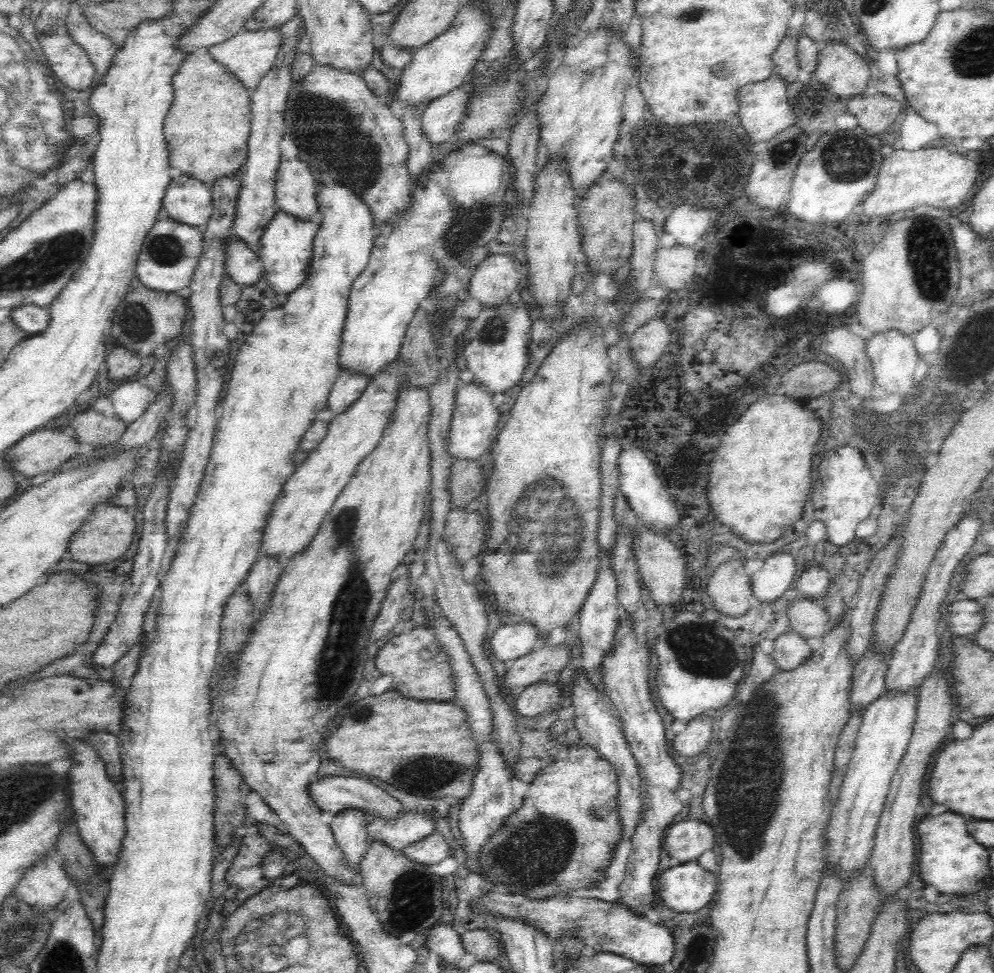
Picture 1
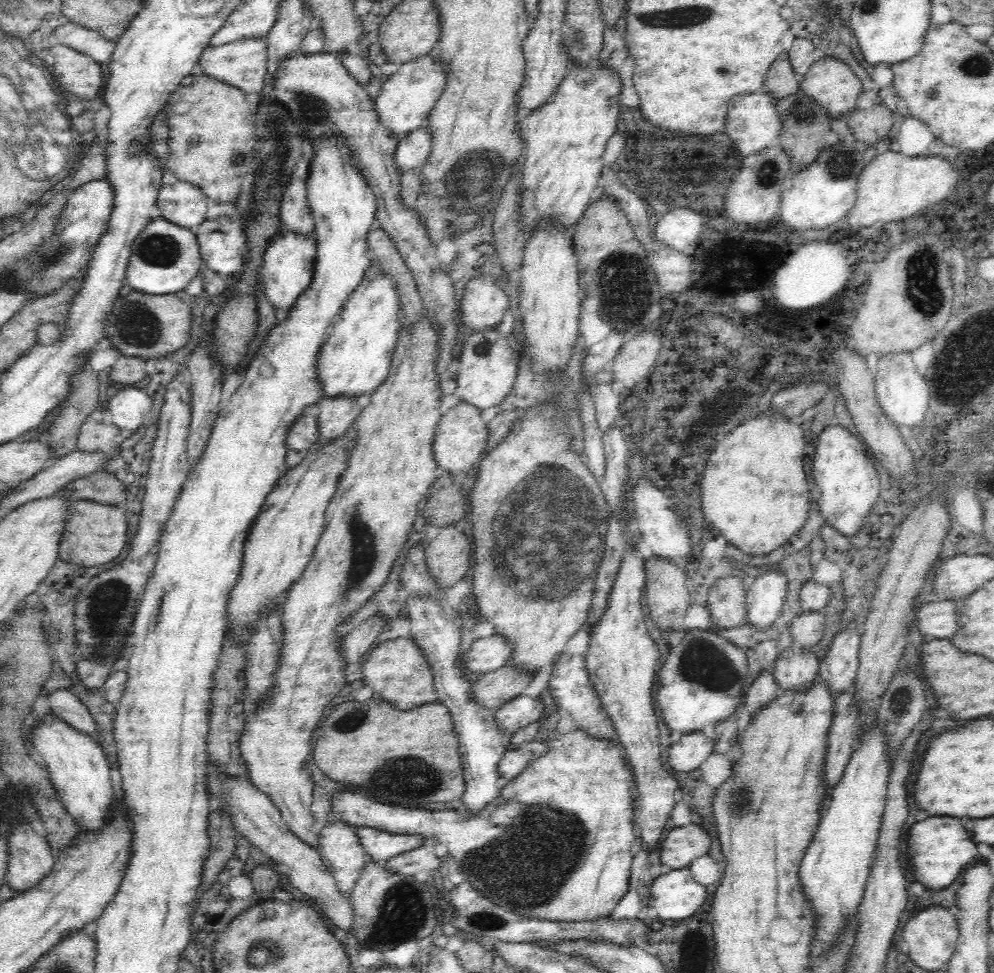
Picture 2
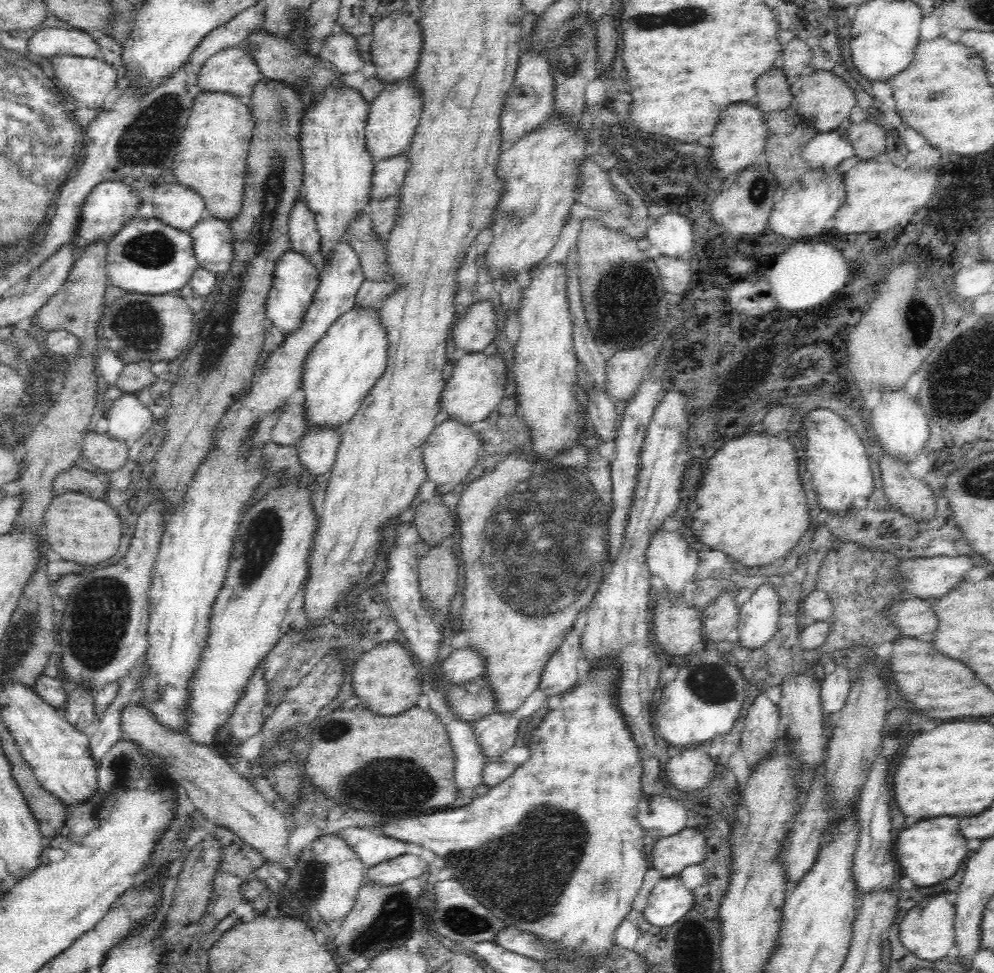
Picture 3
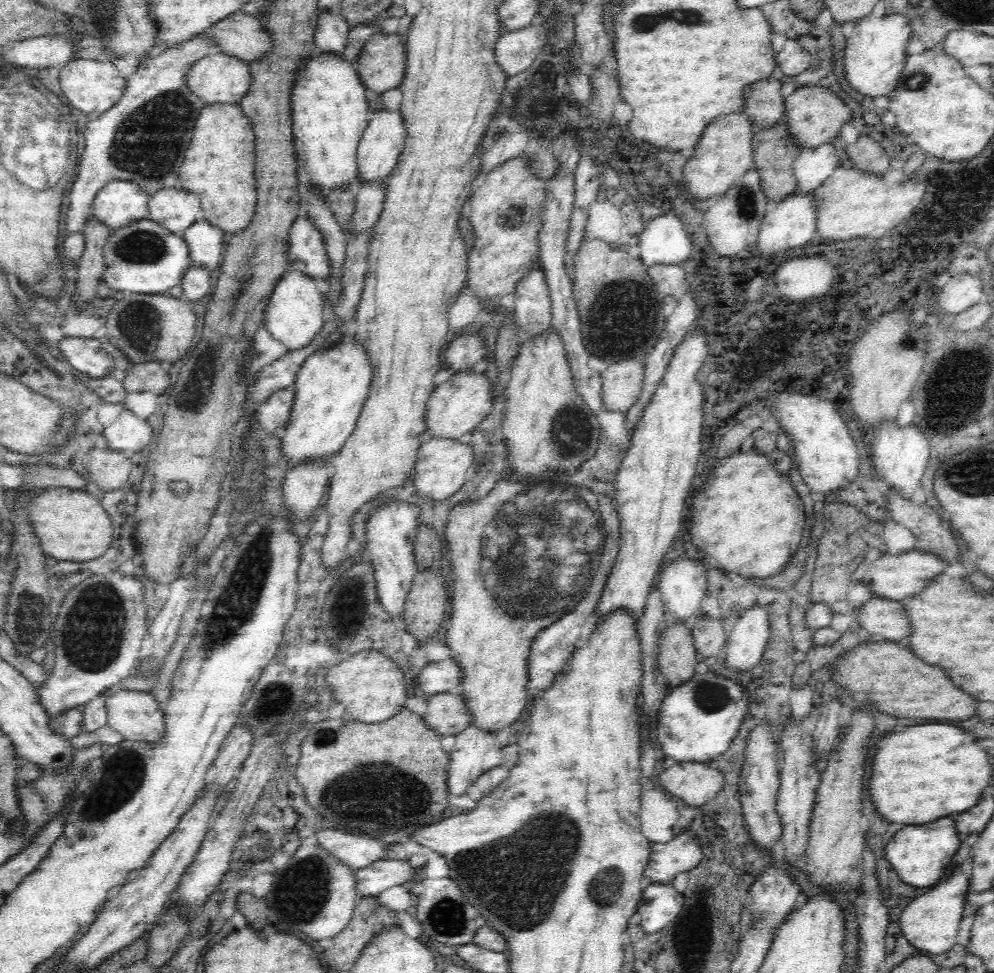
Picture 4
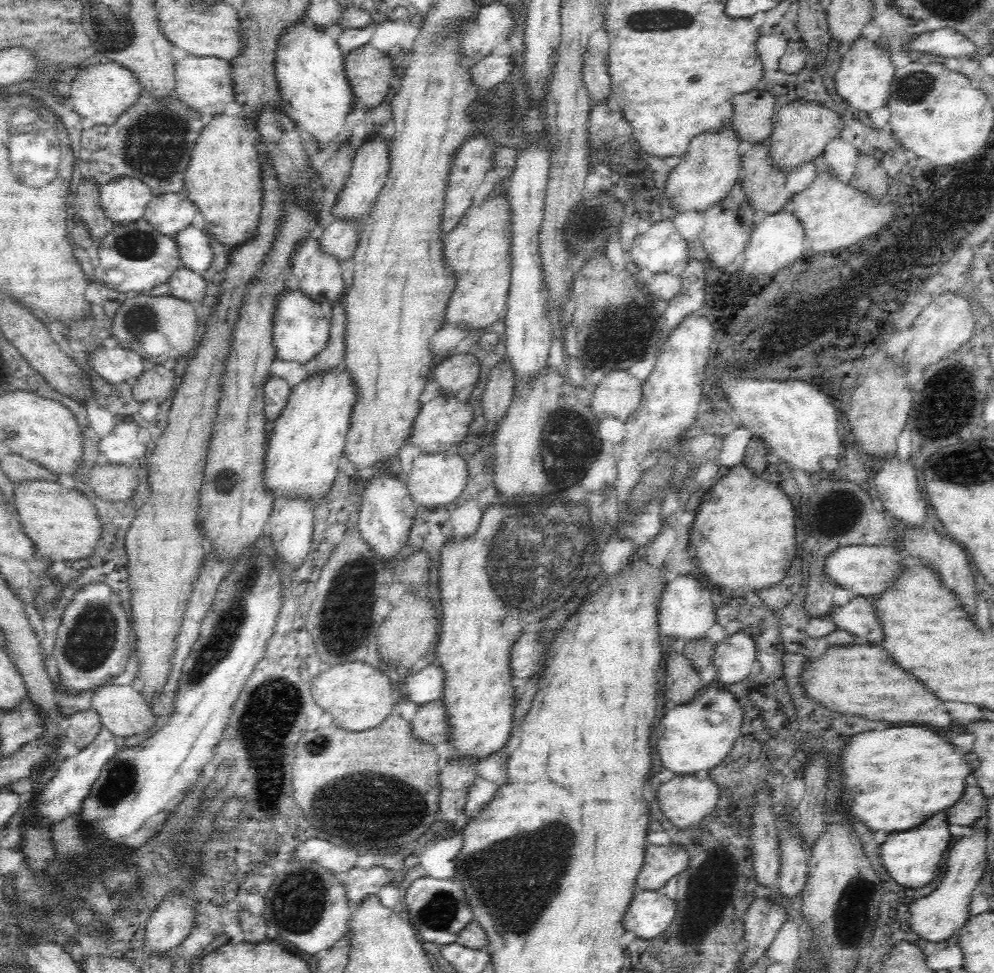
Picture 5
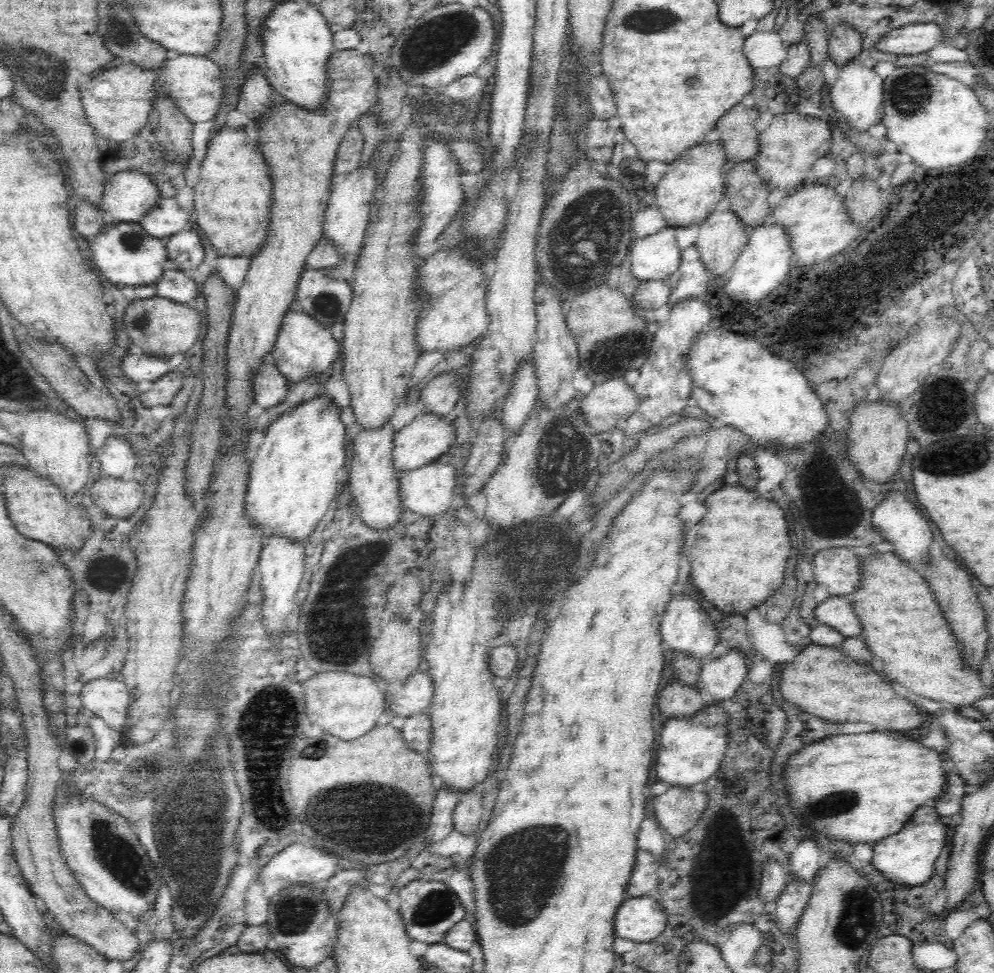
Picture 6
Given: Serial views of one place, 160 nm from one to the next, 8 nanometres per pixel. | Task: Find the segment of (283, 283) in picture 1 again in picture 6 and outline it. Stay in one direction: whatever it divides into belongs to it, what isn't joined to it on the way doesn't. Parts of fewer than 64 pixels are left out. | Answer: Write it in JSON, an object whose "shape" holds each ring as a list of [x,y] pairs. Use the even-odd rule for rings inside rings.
{"shape":[[[288,310],[272,346],[274,365],[290,385],[300,384],[304,380],[316,380],[318,376],[328,375],[334,370],[334,364],[338,362],[341,353],[336,342],[330,329],[320,325],[315,318],[309,317],[304,311]]]}

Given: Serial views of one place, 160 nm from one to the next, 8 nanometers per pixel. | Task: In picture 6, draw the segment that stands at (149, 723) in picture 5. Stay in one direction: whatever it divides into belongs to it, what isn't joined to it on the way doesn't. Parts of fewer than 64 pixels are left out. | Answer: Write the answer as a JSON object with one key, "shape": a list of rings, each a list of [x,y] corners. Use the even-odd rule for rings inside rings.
{"shape":[[[95,678],[82,687],[79,697],[87,711],[103,718],[115,732],[122,731],[131,699],[121,678]]]}

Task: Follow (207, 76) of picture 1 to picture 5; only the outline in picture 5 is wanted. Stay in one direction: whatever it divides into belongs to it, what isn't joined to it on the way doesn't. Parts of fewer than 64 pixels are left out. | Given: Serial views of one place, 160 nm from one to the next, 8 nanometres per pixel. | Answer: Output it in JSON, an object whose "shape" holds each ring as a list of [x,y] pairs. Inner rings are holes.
{"shape":[[[222,113],[213,118],[201,131],[192,152],[192,160],[188,163],[185,172],[185,185],[189,199],[196,205],[197,211],[202,214],[204,230],[220,244],[238,248],[245,242],[252,240],[258,230],[263,201],[263,182],[258,131],[252,128],[245,117],[229,116]]]}

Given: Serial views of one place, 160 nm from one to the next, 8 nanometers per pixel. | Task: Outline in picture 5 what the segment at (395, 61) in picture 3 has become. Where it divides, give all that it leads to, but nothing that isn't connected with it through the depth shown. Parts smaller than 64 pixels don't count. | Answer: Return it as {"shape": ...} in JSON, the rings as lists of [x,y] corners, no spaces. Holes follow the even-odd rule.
{"shape":[[[370,43],[355,48],[344,57],[346,81],[352,89],[352,108],[366,110],[380,106],[392,78],[392,61]]]}

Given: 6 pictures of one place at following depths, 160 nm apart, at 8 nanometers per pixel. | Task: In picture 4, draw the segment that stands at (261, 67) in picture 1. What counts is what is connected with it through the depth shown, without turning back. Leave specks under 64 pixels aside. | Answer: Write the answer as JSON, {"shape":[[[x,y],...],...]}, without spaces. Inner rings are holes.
{"shape":[[[208,53],[188,68],[184,74],[184,84],[190,92],[202,101],[205,107],[219,104],[233,104],[240,102],[250,86],[250,67],[248,63],[222,53]]]}

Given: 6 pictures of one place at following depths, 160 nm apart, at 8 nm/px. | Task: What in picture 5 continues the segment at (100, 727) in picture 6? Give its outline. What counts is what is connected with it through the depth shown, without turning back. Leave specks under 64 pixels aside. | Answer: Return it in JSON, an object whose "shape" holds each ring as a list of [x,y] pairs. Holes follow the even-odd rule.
{"shape":[[[101,725],[96,738],[76,756],[62,760],[54,777],[39,792],[37,796],[39,818],[43,818],[45,824],[53,825],[83,808],[84,801],[89,795],[92,785],[98,780],[104,765],[113,759],[118,751],[119,747],[116,746],[114,735],[104,725]]]}

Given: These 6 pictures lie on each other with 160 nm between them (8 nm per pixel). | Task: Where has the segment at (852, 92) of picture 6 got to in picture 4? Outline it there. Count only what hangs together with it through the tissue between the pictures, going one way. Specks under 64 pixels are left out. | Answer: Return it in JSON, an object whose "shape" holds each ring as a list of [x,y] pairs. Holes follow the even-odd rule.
{"shape":[[[866,16],[858,22],[845,44],[844,75],[852,89],[868,98],[886,97],[896,88],[907,56],[904,55],[910,40],[909,21],[906,16]]]}

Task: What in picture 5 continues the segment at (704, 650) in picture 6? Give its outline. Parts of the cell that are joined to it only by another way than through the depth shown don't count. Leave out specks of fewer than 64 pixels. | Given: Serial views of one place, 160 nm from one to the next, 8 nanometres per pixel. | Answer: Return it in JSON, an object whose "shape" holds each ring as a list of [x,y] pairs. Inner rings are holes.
{"shape":[[[679,575],[669,582],[660,601],[658,620],[660,644],[663,644],[666,638],[682,640],[685,644],[693,640],[705,639],[706,632],[715,623],[715,608],[703,580]]]}

